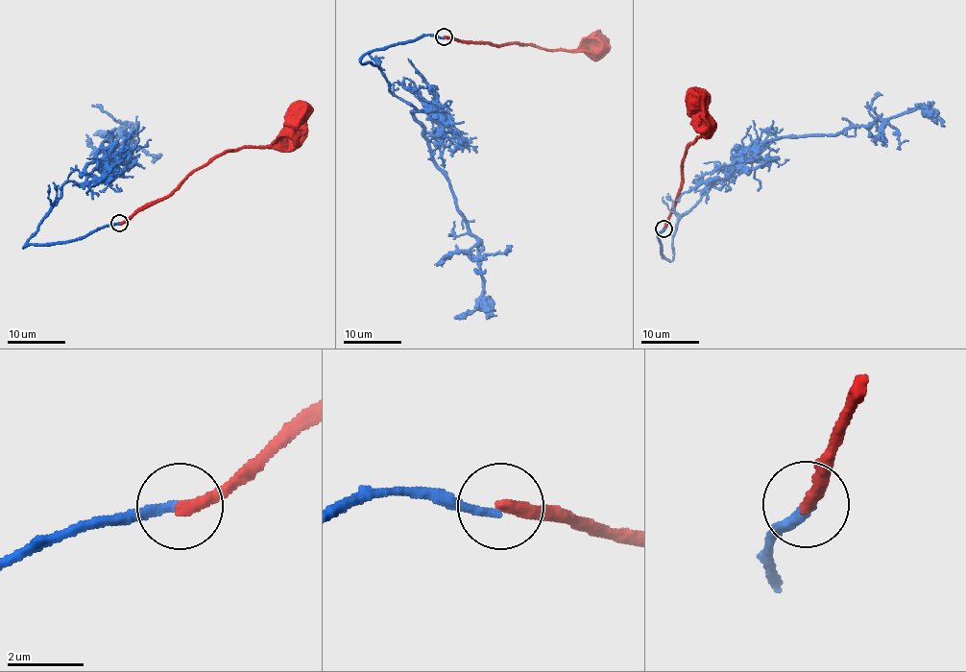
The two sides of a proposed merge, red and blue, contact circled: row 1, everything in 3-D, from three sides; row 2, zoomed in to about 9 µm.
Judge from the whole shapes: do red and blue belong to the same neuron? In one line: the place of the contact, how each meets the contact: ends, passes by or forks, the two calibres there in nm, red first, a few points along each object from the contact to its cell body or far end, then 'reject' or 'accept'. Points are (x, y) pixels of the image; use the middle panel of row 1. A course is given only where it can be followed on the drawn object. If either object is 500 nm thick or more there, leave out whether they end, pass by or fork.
(444, 36) | red ends | blue ends | 320/240 nm | red via (444, 36), (460, 41), (551, 49), (595, 46) | blue via (444, 37), (423, 35), (360, 61), (377, 65), (393, 94), (414, 108), (478, 243), (480, 303), (454, 318) | reject

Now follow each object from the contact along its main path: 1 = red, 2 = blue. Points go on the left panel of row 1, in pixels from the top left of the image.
1: (119, 224), (166, 199), (195, 170), (217, 156), (244, 147), (266, 148), (298, 113)
2: (118, 224), (23, 247), (65, 182), (85, 180), (103, 142), (118, 145), (132, 139), (132, 130), (93, 135)

